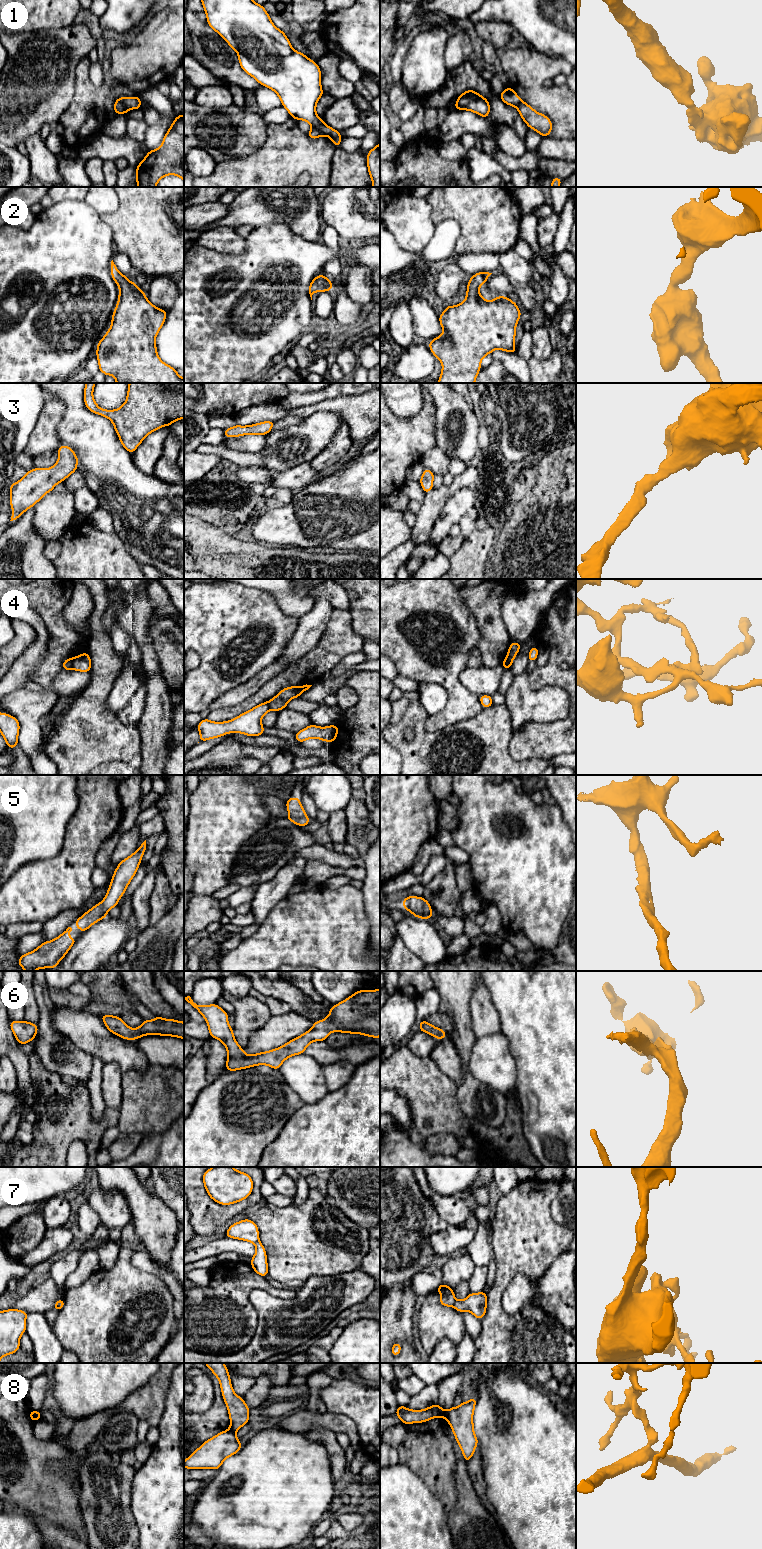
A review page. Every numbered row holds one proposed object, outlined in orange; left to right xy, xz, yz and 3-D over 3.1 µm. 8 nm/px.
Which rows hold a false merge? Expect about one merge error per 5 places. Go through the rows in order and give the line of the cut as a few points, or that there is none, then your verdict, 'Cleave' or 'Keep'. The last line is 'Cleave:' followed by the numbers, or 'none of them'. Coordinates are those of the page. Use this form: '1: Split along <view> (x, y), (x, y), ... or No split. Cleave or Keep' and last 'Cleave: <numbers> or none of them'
1: Split along xy (117, 99), (129, 109). Cleave
2: No split. Keep
3: No split. Keep
4: Split along xy (73, 658), (71, 668). Cleave
5: No split. Keep
6: No split. Keep
7: Split along yz (456, 1300), (453, 1306). Cleave
8: Split along yz (445, 1411), (446, 1418). Cleave
Cleave: 1, 4, 7, 8

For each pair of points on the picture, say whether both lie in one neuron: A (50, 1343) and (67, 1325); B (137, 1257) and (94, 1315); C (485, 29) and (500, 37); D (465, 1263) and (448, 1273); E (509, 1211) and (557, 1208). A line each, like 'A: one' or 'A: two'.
A: two
B: two
C: one
D: one
E: two

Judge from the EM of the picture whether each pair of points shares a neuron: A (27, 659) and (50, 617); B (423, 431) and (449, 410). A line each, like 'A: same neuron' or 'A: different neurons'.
A: different neurons
B: different neurons

